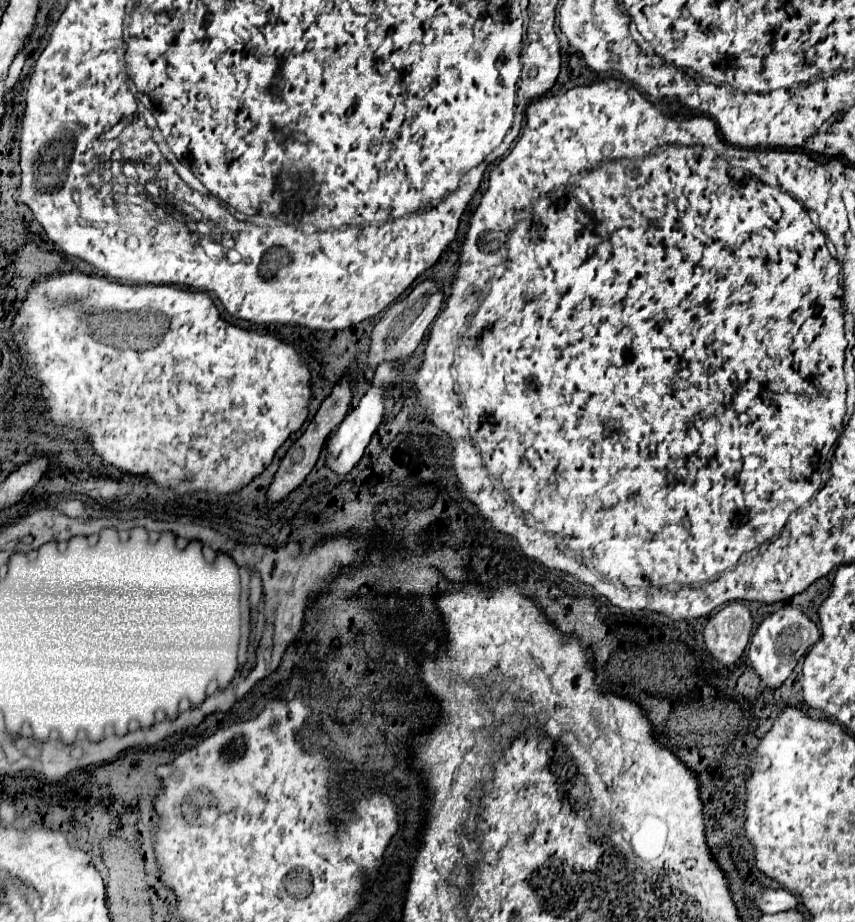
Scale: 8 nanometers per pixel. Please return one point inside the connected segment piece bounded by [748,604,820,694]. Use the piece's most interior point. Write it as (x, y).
(784, 637)

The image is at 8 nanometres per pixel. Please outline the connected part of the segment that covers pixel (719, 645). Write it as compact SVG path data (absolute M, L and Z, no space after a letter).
M732 602L708 620L704 628L704 644L718 662L734 664L750 640L750 630L750 610L740 602Z

